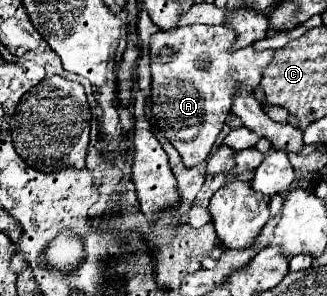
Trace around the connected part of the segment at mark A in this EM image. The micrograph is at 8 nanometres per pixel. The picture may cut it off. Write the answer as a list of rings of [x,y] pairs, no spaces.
[[[185,26],[173,32],[157,32],[151,38],[153,72],[153,118],[157,128],[177,148],[187,168],[207,160],[211,148],[225,126],[237,84],[255,88],[261,82],[261,70],[271,62],[273,52],[255,52],[251,46],[229,54],[235,34],[227,26]]]

